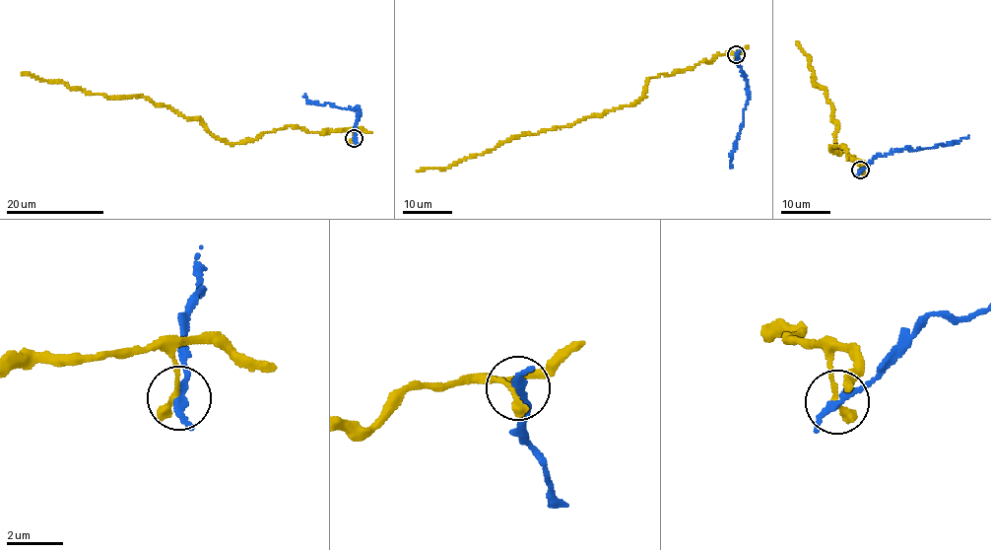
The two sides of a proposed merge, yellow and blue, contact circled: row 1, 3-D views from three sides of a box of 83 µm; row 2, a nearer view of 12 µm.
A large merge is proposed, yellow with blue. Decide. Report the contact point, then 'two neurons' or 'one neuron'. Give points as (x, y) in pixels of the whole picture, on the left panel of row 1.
(354, 138) | two neurons

